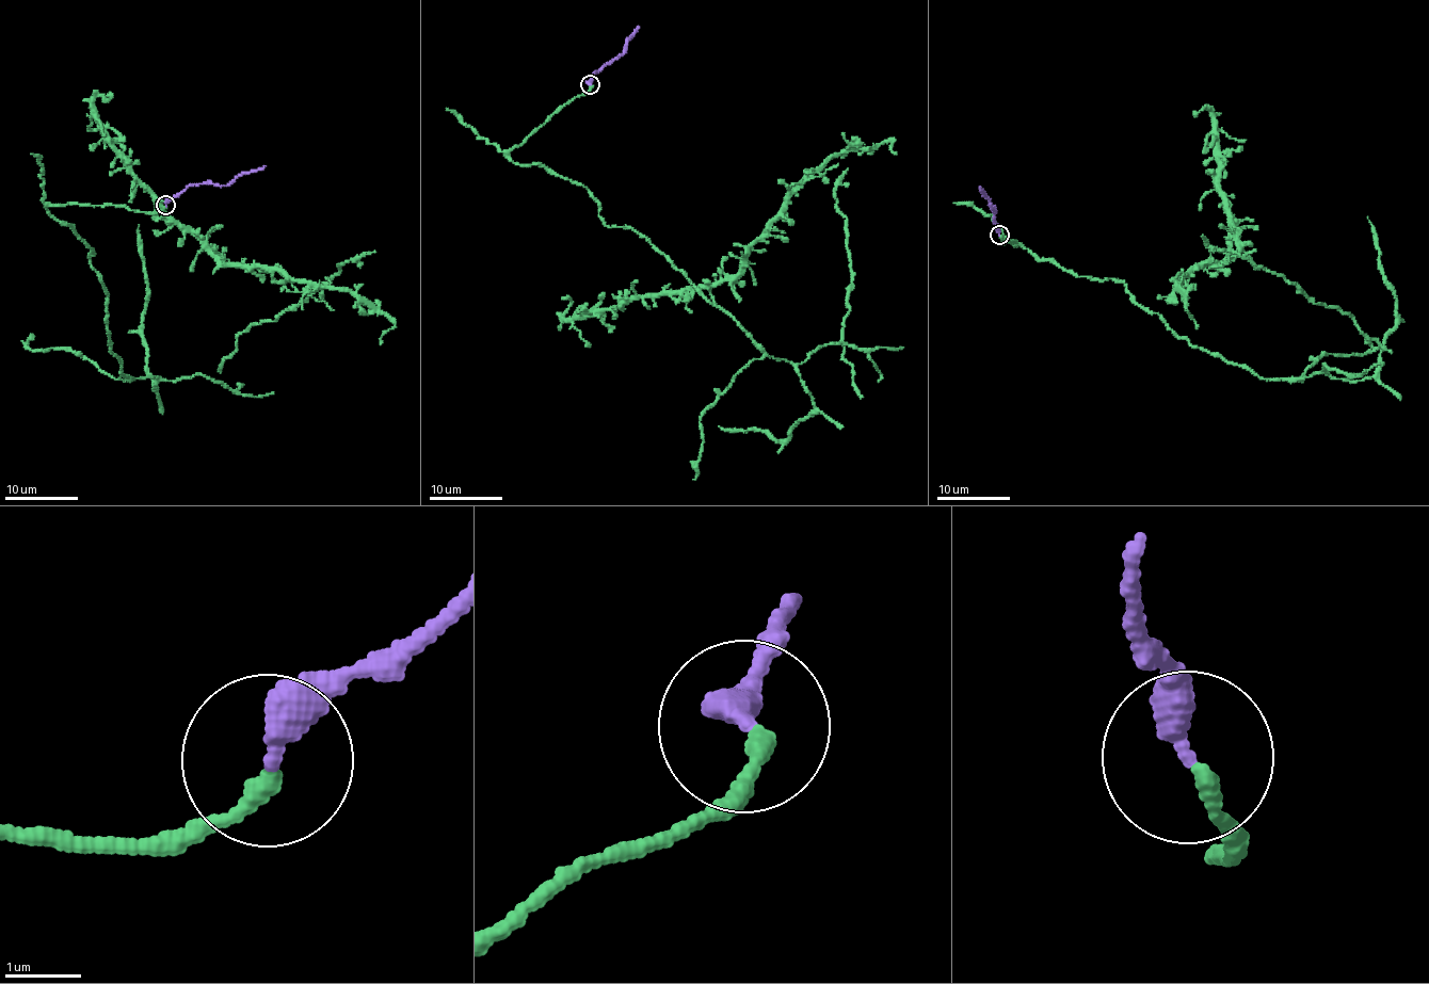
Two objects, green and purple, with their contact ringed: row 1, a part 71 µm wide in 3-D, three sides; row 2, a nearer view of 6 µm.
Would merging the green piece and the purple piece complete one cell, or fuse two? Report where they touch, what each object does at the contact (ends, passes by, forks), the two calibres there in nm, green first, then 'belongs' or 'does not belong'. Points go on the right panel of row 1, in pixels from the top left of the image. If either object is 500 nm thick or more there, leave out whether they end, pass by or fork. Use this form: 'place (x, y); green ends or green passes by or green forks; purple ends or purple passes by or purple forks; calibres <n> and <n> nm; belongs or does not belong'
place (999, 235); green ends; purple ends; calibres 220 and 360 nm; belongs

